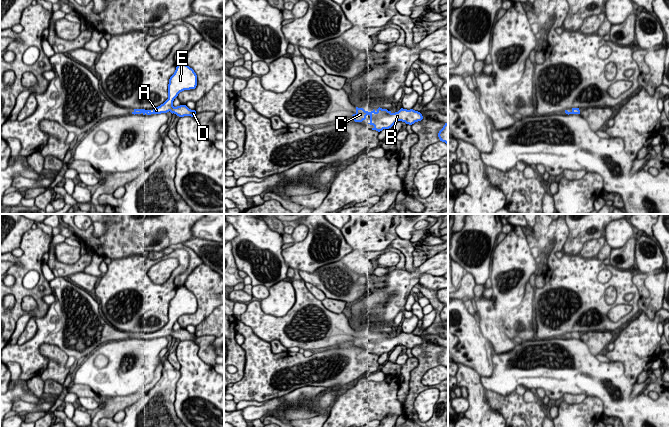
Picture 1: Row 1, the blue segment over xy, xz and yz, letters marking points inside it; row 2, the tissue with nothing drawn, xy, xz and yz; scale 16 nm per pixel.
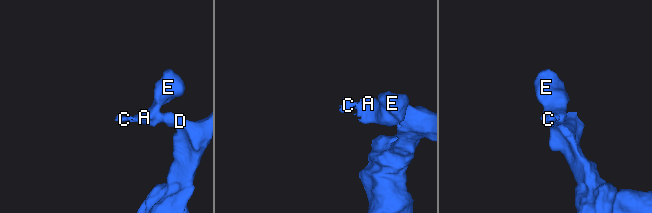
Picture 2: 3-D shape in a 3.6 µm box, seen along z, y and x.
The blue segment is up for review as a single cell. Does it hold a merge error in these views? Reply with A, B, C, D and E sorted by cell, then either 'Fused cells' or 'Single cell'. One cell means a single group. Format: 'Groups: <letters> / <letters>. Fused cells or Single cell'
Groups: A B C D E. Single cell

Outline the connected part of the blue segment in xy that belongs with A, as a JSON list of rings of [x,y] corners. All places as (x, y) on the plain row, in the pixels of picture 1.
[[[184,286],[178,287],[174,298],[169,303],[168,323],[160,330],[153,334],[134,333],[132,338],[161,338],[171,336],[179,341],[191,340],[195,341],[196,335],[189,333],[186,329],[173,330],[174,323],[184,314],[195,313],[197,310],[197,299],[192,292]]]

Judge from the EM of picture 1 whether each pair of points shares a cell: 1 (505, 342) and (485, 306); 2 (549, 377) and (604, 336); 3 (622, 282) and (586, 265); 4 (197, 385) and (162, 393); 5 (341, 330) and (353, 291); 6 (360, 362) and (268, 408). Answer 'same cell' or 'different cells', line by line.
1: same cell
2: different cells
3: same cell
4: different cells
5: different cells
6: different cells

